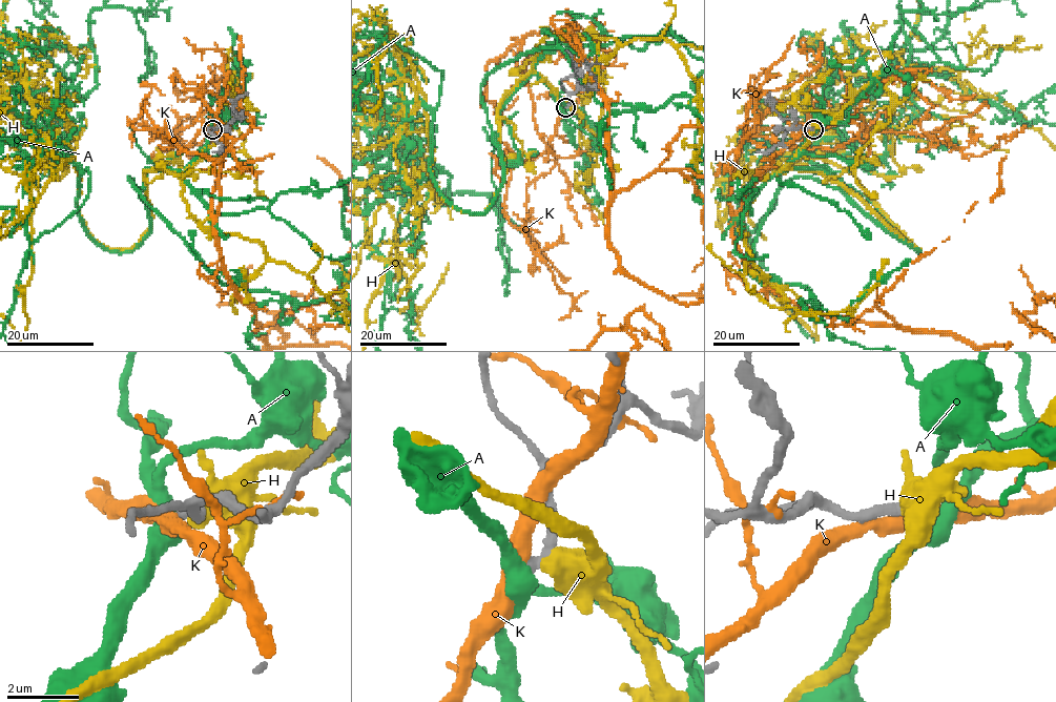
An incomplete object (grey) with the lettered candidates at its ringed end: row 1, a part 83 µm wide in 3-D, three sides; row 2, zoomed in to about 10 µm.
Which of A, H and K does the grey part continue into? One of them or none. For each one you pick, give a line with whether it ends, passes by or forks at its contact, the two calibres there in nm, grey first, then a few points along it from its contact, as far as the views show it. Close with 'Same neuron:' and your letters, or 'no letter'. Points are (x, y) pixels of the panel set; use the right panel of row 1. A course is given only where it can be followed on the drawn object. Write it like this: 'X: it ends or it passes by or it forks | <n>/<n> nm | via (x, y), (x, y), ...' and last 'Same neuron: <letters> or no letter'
A: it passes by | 300/550 nm
Same neuron: A

